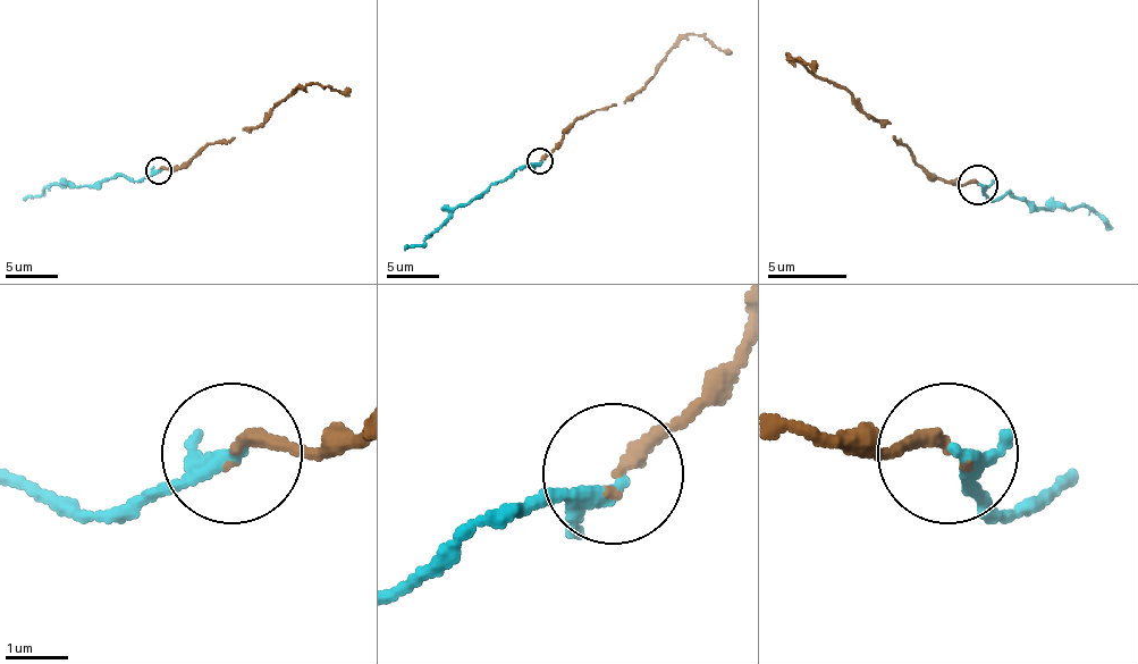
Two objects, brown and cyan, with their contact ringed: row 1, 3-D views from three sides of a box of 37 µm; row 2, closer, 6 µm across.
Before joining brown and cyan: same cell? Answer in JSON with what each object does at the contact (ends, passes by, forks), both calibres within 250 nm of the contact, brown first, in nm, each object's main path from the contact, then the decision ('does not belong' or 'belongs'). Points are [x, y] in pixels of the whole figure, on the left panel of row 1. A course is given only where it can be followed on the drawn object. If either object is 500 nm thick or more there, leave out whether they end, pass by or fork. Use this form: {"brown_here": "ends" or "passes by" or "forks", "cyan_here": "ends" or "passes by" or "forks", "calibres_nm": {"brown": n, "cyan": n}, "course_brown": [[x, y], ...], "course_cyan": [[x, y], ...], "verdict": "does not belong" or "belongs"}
{"brown_here": "ends", "cyan_here": "passes by", "calibres_nm": {"brown": 220, "cyan": 180}, "course_brown": [[159, 169], [183, 167], [209, 143], [227, 143], [243, 131], [251, 131], [301, 85], [351, 89]], "course_cyan": [[159, 169], [133, 181], [123, 175], [93, 185], [49, 185], [39, 196], [23, 199]], "verdict": "belongs"}

